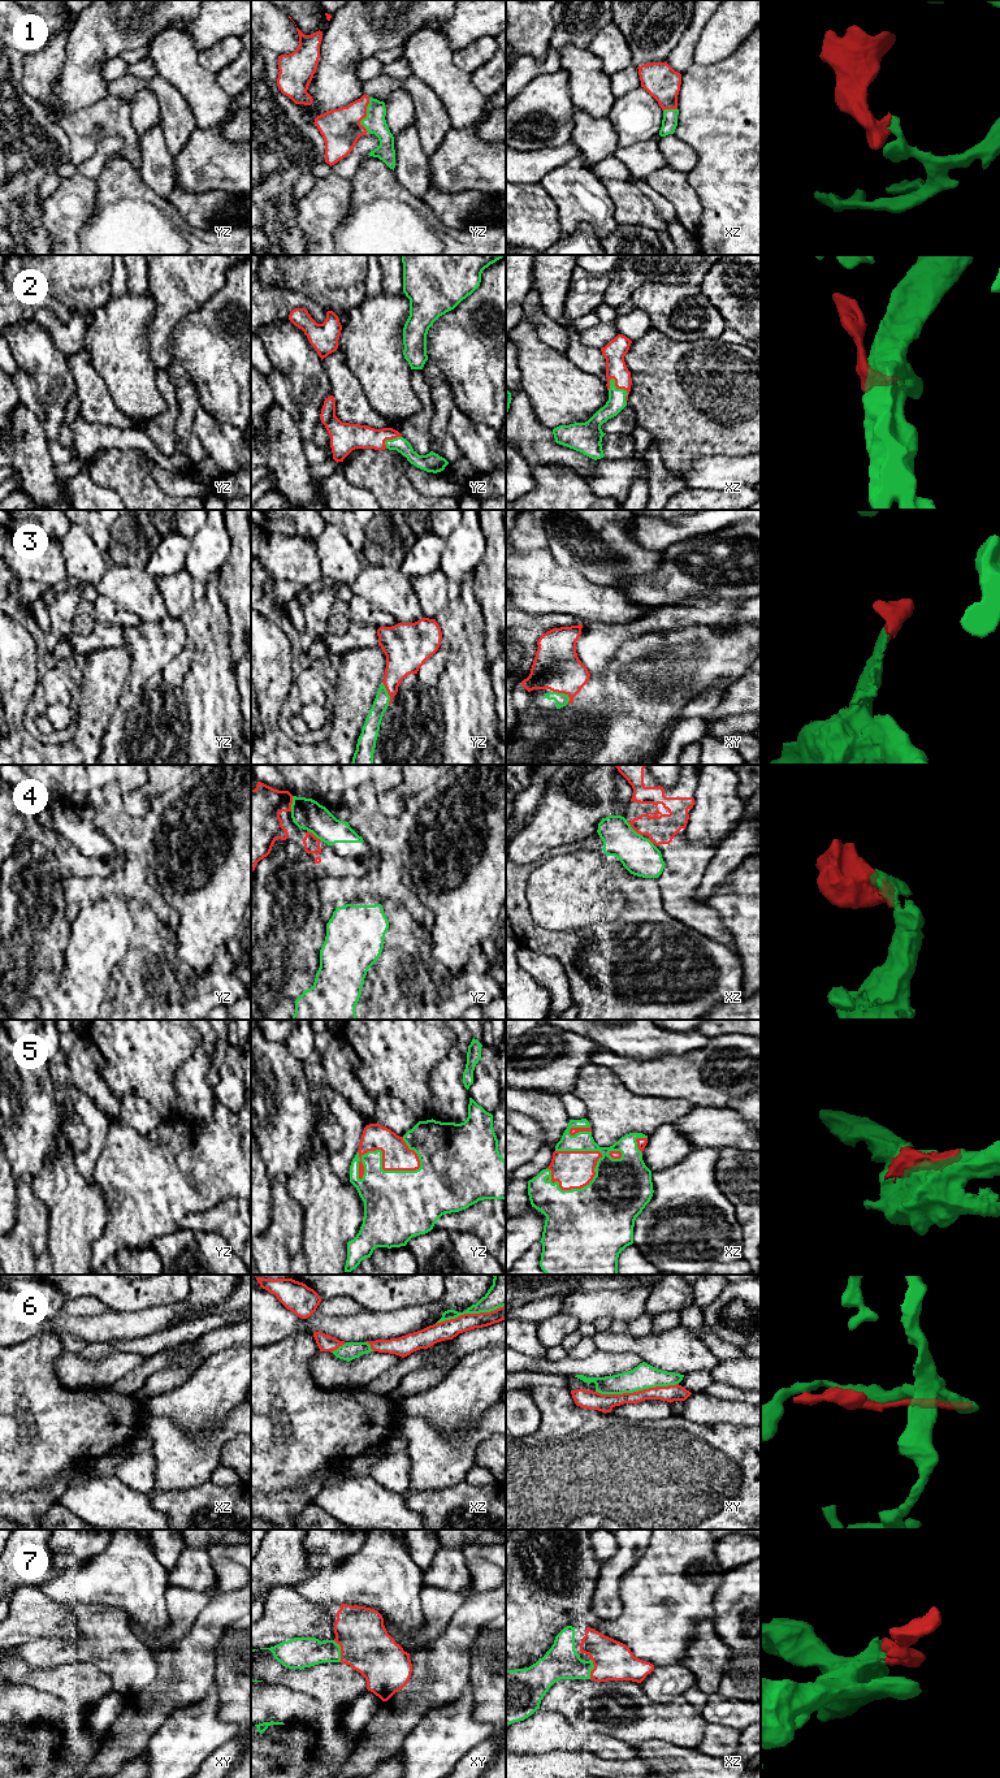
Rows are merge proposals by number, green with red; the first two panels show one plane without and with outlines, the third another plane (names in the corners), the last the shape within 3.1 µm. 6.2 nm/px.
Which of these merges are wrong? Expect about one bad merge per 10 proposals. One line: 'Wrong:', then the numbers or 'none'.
Wrong: none

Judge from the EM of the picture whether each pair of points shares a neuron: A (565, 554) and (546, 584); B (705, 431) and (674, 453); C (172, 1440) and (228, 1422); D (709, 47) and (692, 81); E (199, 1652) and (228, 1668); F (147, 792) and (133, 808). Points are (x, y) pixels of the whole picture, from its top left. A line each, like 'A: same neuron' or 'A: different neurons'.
A: different neurons
B: same neuron
C: same neuron
D: different neurons
E: different neurons
F: same neuron

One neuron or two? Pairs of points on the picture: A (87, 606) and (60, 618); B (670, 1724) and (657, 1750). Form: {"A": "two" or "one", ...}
{"A": "two", "B": "two"}

